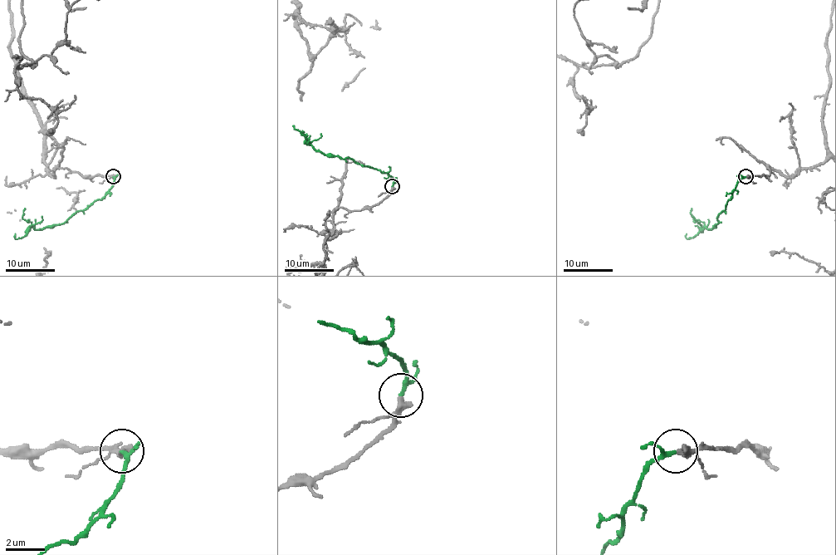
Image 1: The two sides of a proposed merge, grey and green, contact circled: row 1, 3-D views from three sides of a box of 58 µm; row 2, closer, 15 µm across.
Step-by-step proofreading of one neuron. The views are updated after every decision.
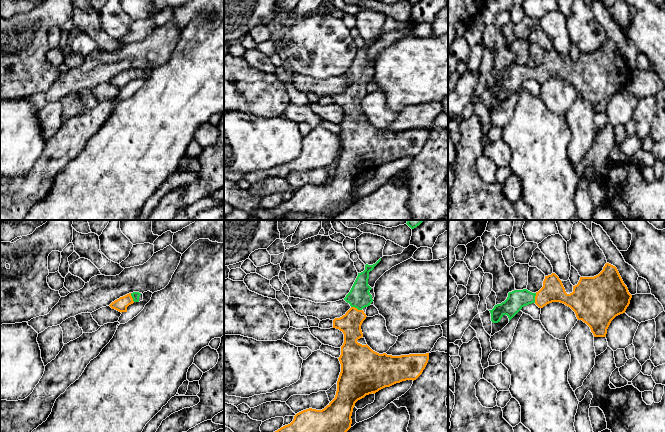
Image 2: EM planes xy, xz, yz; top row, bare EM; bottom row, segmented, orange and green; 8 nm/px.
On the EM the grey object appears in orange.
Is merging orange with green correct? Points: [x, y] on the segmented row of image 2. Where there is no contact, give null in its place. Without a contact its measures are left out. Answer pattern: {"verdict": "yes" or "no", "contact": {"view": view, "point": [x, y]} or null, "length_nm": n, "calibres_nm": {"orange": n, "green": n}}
{"verdict": "yes", "contact": {"view": "xz", "point": [356, 308]}, "length_nm": 90, "calibres_nm": {"orange": 180, "green": 180}}

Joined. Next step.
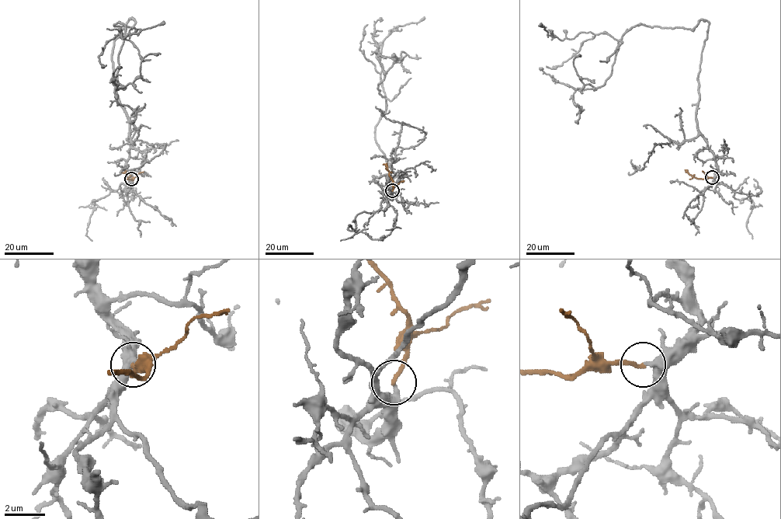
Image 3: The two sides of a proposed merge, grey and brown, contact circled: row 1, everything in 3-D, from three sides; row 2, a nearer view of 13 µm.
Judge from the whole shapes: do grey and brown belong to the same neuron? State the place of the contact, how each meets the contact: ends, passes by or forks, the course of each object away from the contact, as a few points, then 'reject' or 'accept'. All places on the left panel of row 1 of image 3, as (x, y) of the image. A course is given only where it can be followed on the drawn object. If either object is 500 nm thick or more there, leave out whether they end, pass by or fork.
at (131, 179); grey ends there; brown ends there; grey runs (131, 179), (112, 50), (131, 18), (131, 28), (113, 25), (125, 26), (115, 98), (137, 111), (144, 103); brown runs (131, 179), (128, 179), (122, 172); accept

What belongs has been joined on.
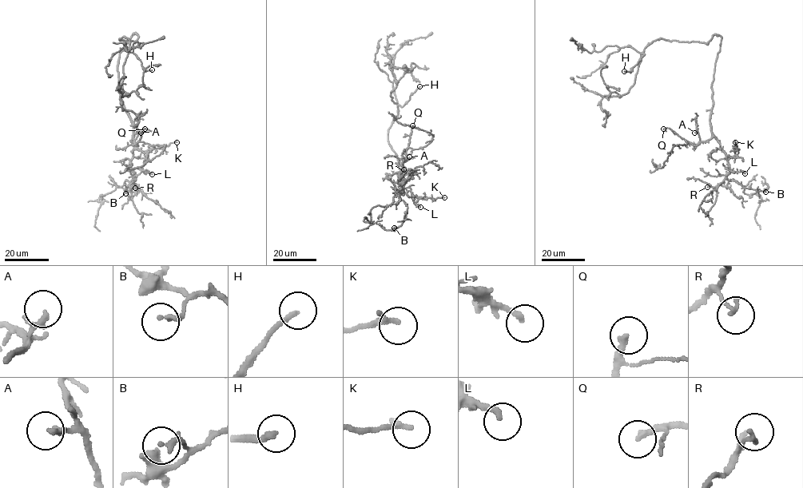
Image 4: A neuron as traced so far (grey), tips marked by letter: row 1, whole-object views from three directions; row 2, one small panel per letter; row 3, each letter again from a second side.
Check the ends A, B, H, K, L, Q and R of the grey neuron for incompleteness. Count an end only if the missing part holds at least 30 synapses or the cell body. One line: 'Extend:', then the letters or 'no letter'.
Extend: A, H, Q

